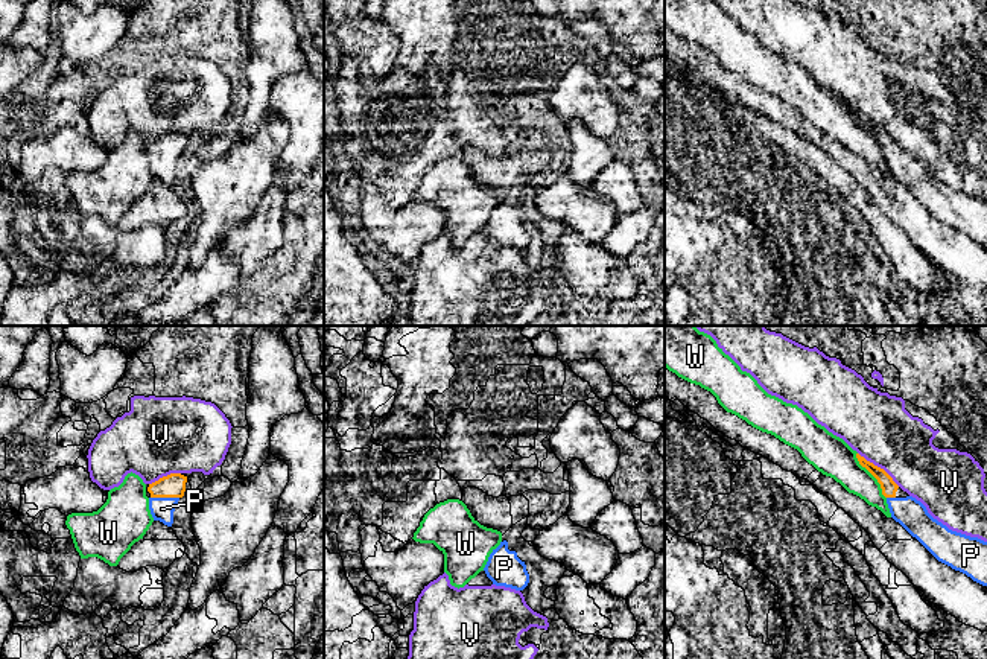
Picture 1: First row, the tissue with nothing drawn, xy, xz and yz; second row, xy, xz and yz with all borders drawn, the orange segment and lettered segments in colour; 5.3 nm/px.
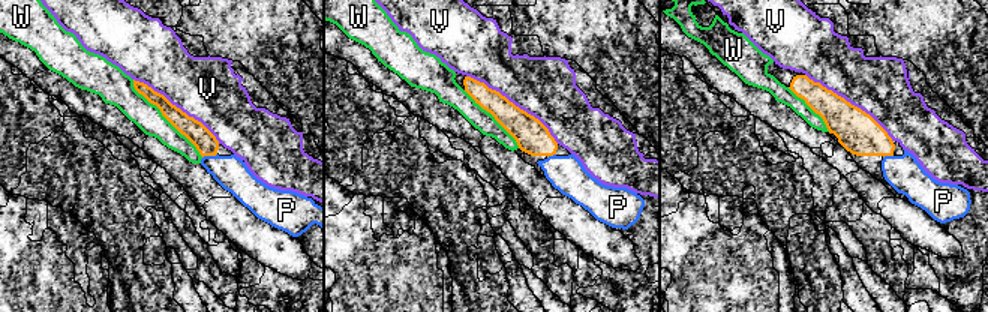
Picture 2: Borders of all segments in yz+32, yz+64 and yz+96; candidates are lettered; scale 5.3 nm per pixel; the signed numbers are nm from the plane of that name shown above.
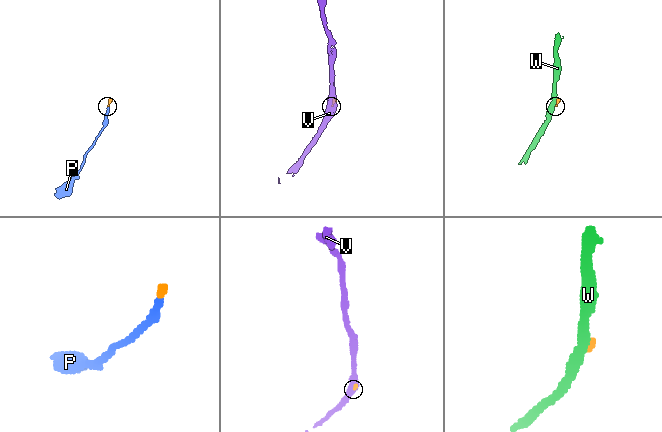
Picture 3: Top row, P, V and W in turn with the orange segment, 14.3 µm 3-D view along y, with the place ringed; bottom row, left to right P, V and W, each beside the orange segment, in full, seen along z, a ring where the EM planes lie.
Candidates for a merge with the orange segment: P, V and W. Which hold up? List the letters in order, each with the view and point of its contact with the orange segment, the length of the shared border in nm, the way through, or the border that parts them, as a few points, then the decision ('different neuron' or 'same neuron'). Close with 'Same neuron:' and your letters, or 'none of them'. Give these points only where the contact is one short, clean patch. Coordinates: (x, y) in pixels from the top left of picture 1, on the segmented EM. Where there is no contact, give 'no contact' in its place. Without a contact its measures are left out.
P: contact xy (165, 496); length 150 nm; same neuron
V: contact yz (879, 467); length 280 nm; different neuron
W: contact yz (872, 474); length 300 nm; different neuron
Same neuron: P

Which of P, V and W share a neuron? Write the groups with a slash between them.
P / V / W

